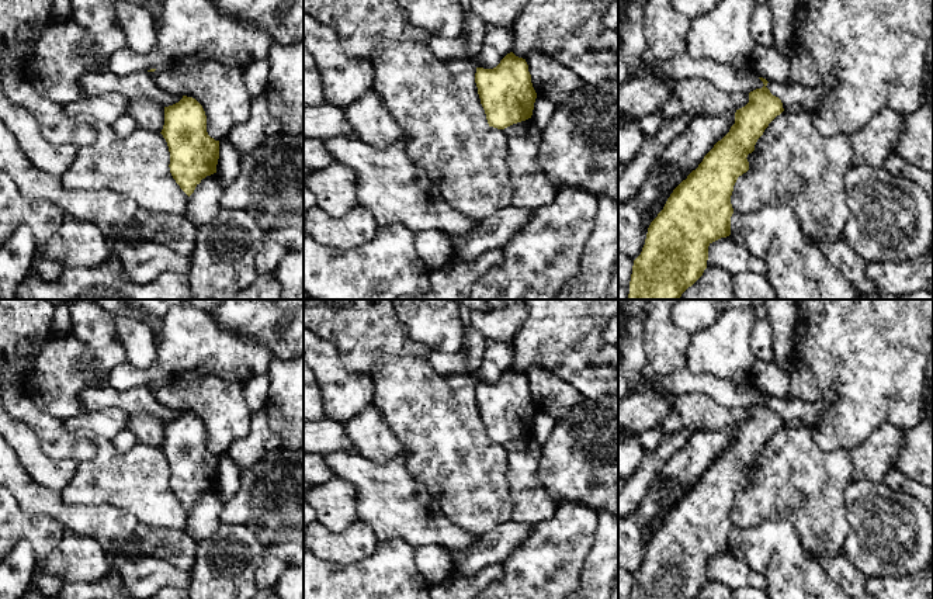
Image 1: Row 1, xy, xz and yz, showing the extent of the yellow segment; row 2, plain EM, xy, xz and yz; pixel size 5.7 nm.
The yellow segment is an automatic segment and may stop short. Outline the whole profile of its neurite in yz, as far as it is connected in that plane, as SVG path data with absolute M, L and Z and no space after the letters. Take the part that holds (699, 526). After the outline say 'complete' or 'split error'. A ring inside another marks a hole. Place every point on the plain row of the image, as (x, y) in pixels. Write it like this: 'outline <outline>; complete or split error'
outline M763 392L759 394L764 401L749 408L749 418L736 425L735 439L729 447L714 460L698 482L673 505L663 524L651 537L642 567L634 575L629 599L694 599L707 584L708 561L731 550L731 532L733 529L731 510L733 501L738 492L749 485L746 472L755 465L757 454L769 439L784 426L781 415L766 402L769 397Z; complete

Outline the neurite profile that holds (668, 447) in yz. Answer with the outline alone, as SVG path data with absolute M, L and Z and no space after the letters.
M683 429L663 439L653 453L645 453L634 474L625 478L618 491L618 519L634 513L644 502L651 484L662 472L669 461L696 433L693 429Z

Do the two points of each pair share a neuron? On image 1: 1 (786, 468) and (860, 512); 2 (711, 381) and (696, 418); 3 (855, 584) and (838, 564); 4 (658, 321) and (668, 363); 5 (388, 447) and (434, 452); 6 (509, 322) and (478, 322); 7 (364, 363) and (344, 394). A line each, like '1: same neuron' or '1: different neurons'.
1: different neurons
2: different neurons
3: same neuron
4: same neuron
5: different neurons
6: same neuron
7: different neurons

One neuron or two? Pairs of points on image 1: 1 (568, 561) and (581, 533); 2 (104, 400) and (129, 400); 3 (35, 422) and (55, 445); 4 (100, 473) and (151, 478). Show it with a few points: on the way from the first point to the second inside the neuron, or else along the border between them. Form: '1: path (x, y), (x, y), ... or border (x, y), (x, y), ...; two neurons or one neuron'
1: path (568, 554), (568, 546), (573, 540); one neuron
2: path (110, 400), (124, 400); one neuron
3: path (41, 428), (52, 439); one neuron
4: path (113, 478), (138, 478); one neuron

